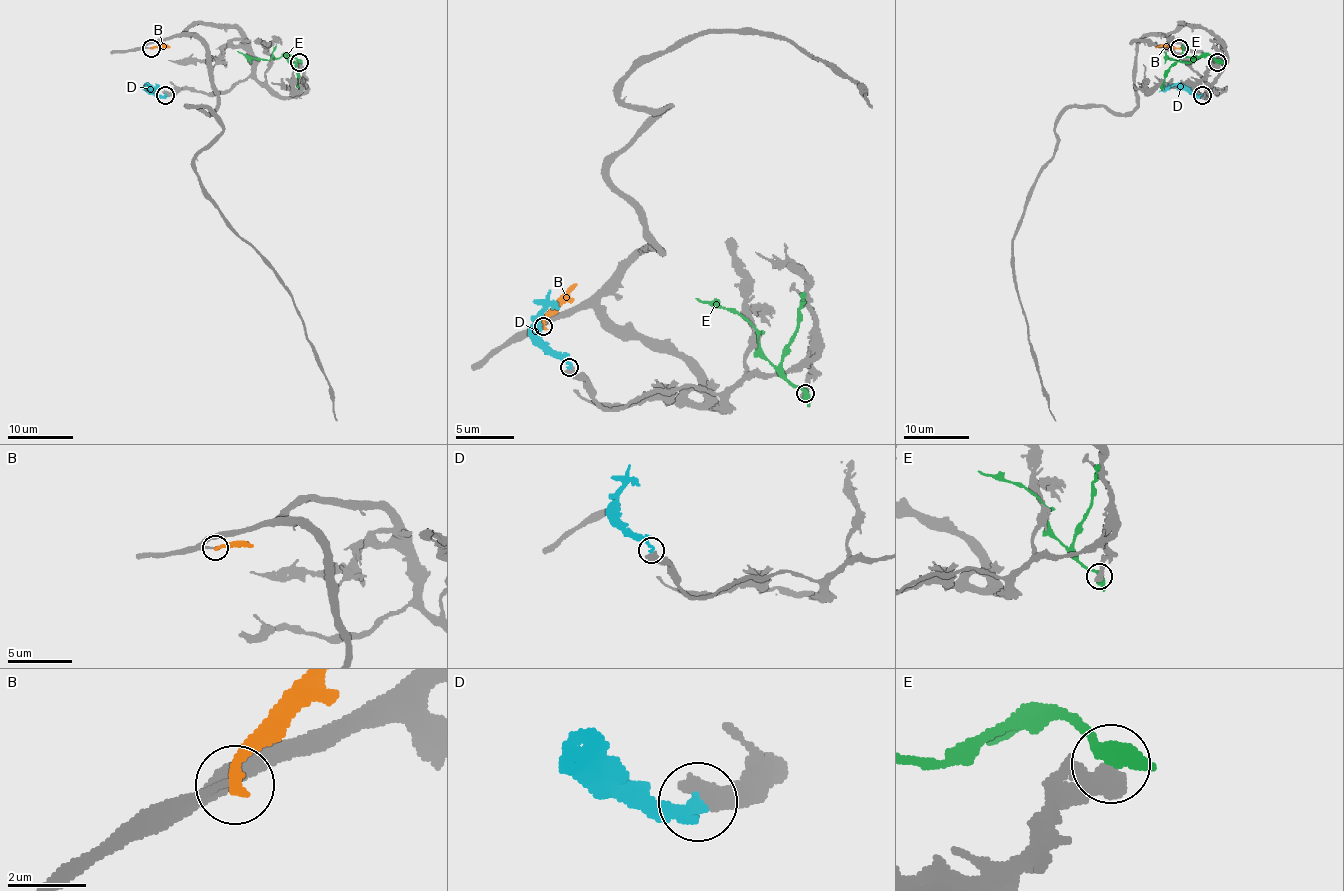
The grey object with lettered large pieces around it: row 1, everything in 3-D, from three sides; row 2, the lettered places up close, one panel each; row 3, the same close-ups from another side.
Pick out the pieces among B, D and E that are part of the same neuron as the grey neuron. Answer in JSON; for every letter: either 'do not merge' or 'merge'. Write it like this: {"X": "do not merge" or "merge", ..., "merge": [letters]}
{"B": "do not merge", "D": "merge", "E": "do not merge", "merge": ["D"]}

